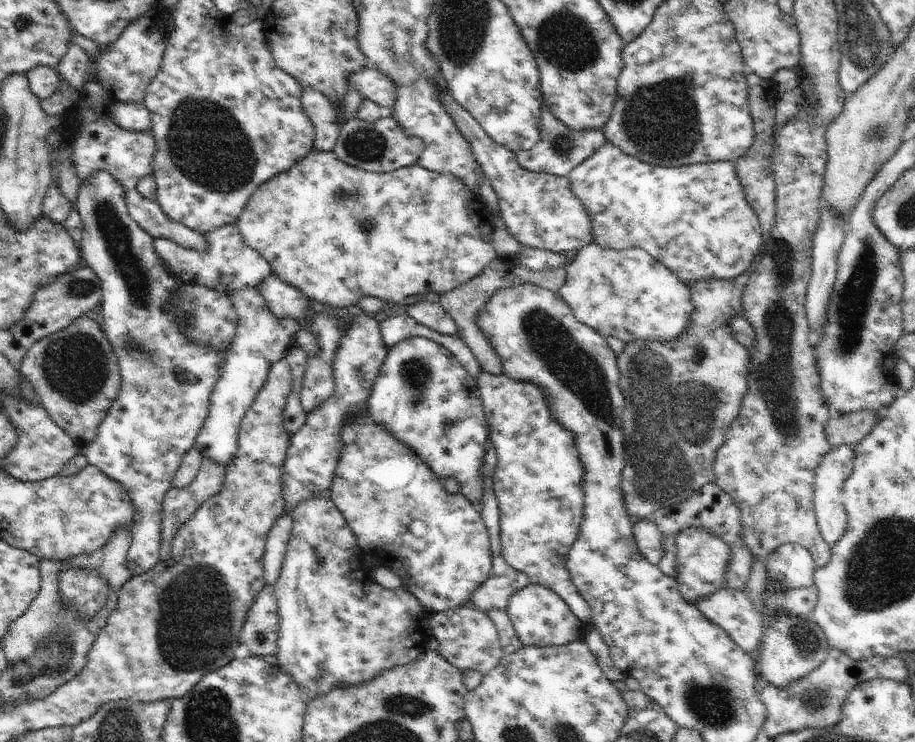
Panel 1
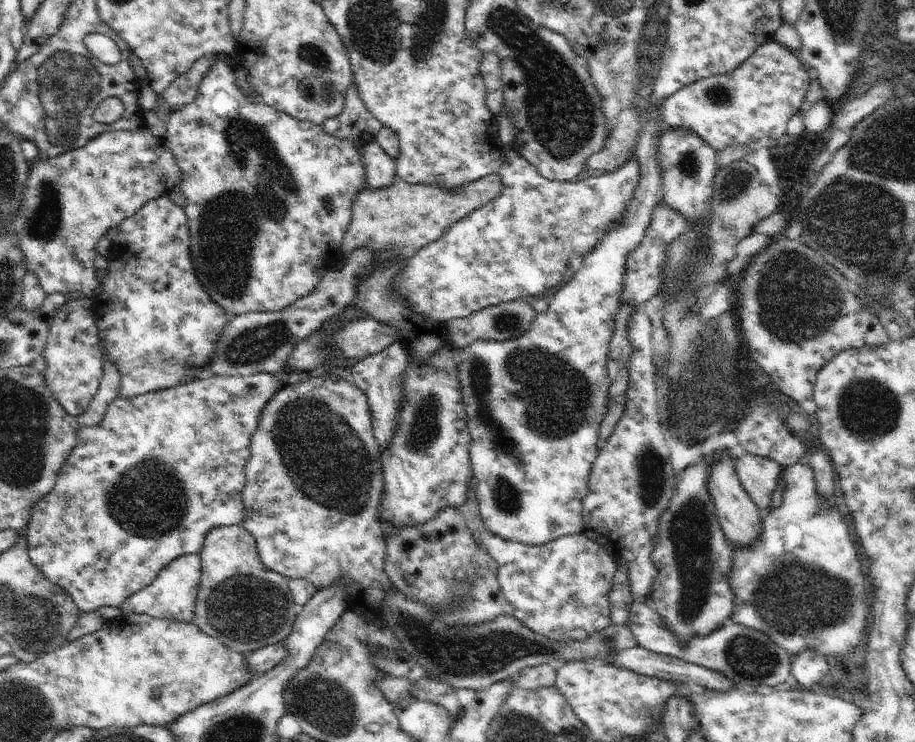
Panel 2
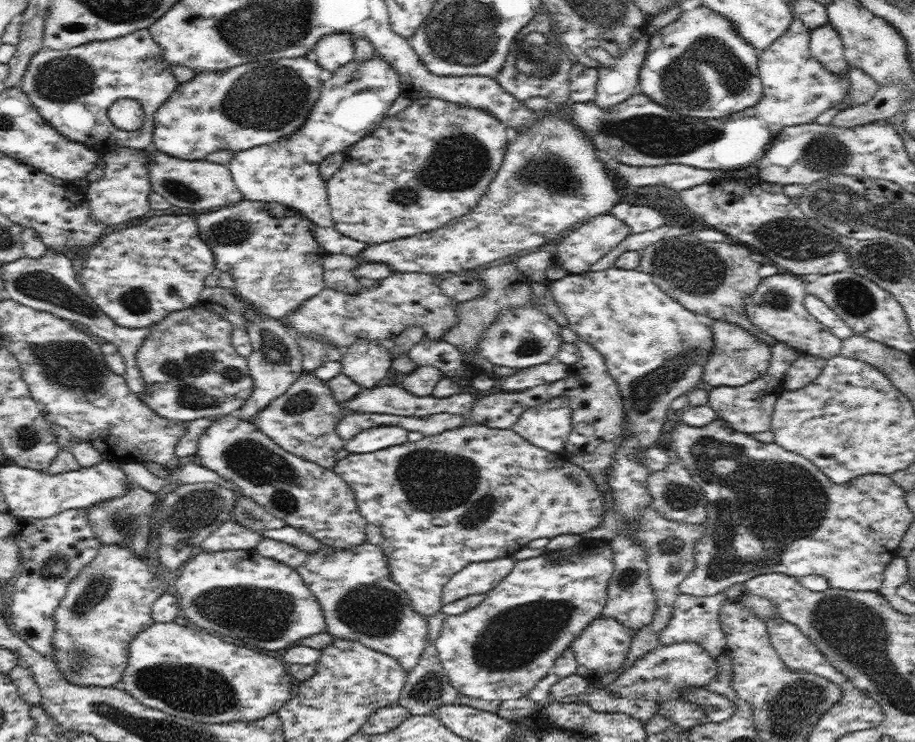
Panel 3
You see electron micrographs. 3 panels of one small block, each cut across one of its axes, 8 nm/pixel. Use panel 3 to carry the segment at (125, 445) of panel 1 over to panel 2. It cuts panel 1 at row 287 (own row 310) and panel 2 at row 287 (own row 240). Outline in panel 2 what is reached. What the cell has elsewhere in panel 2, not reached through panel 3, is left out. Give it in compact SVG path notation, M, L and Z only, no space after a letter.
M164 195L147 202L132 216L124 219L117 229L106 256L107 268L100 274L100 286L92 298L103 354L119 373L121 385L117 398L131 399L203 377L201 369L212 362L217 342L231 316L212 300L196 274L185 209Z

